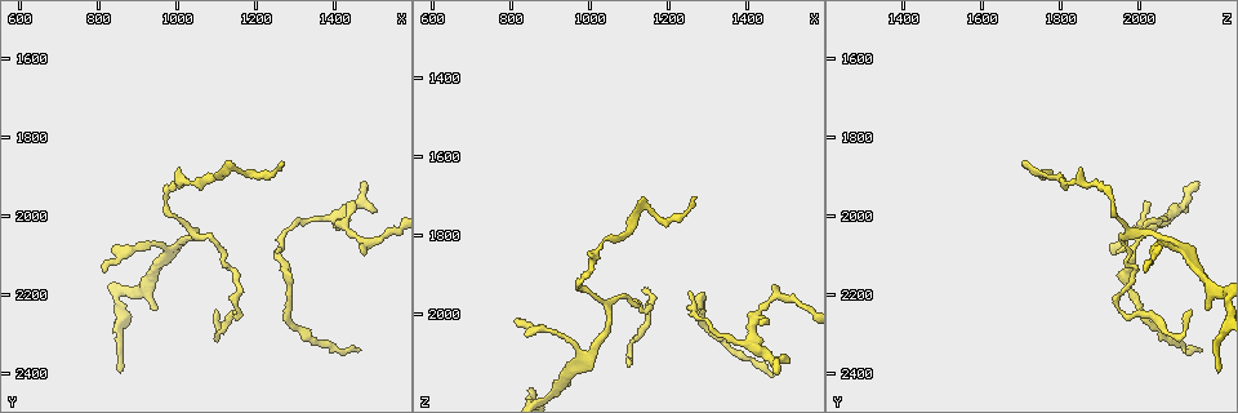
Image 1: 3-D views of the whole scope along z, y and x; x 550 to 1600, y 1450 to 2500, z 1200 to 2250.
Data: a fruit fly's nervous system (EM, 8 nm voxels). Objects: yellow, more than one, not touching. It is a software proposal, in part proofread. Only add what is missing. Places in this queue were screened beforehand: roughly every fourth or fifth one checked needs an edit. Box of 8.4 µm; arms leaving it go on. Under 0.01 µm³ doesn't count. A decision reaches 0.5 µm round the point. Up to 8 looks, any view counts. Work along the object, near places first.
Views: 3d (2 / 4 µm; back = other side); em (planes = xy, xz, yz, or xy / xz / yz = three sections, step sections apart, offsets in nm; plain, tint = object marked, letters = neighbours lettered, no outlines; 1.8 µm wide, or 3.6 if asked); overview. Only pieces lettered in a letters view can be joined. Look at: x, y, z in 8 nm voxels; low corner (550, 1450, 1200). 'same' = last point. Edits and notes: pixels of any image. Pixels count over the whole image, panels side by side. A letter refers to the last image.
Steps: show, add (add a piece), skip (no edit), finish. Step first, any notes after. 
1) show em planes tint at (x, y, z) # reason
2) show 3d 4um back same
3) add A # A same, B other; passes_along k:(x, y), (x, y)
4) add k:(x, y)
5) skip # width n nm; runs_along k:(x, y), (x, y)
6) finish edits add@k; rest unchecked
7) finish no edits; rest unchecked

show em planes letters at (1465, 2340, 2150)

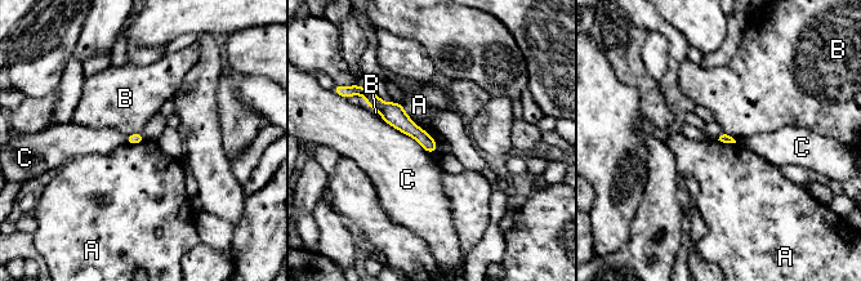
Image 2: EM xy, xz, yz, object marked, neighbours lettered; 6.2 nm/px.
skip # longest_contact C 400 nm; A other, B other, C other; border 2:(398, 102), (405, 112), (424, 130); none of them fits

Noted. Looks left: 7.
show 3d 4um at (975, 2110, 2130) # arms part here

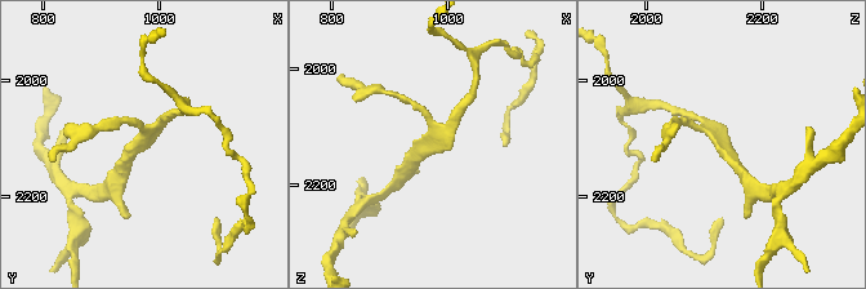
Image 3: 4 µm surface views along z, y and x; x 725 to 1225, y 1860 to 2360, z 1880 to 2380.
show em planes letters at (970, 2105, 2130) # arms 3

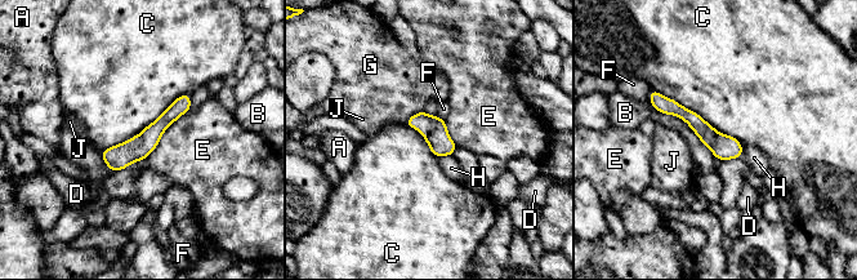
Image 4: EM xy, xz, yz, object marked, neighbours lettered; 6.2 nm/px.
skip # width 150 nm; longest_contact C 650 nm; A other, B other, C other, D other, E other, F other, G other, H other, J other; no lettered piece goes on from it

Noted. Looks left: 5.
show 3d 4um at (1470, 1920, 2145) # free end

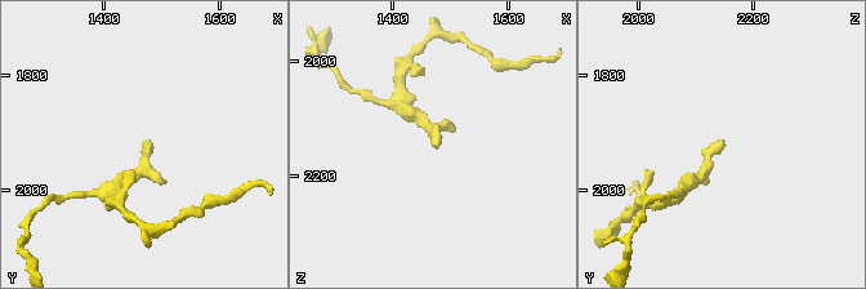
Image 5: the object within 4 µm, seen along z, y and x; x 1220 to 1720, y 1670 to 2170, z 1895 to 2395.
show em planes letters at (1475, 1910, 2145) # now the EM

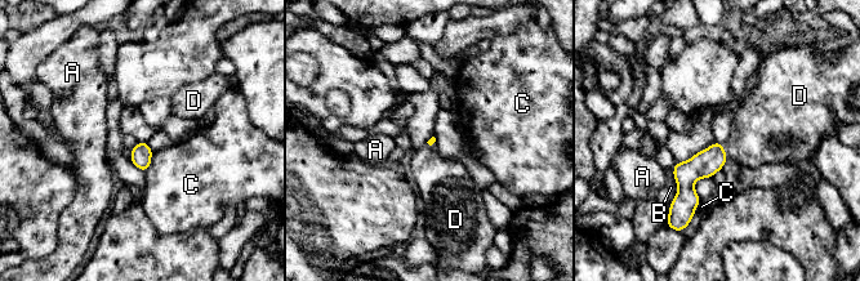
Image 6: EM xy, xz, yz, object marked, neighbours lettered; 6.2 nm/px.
add D # A other, B other, C other, D same; passes_along 6:(707, 163), (723, 150), (760, 134); it goes on there

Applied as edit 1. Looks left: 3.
finish edits add@6; rest unchecked

